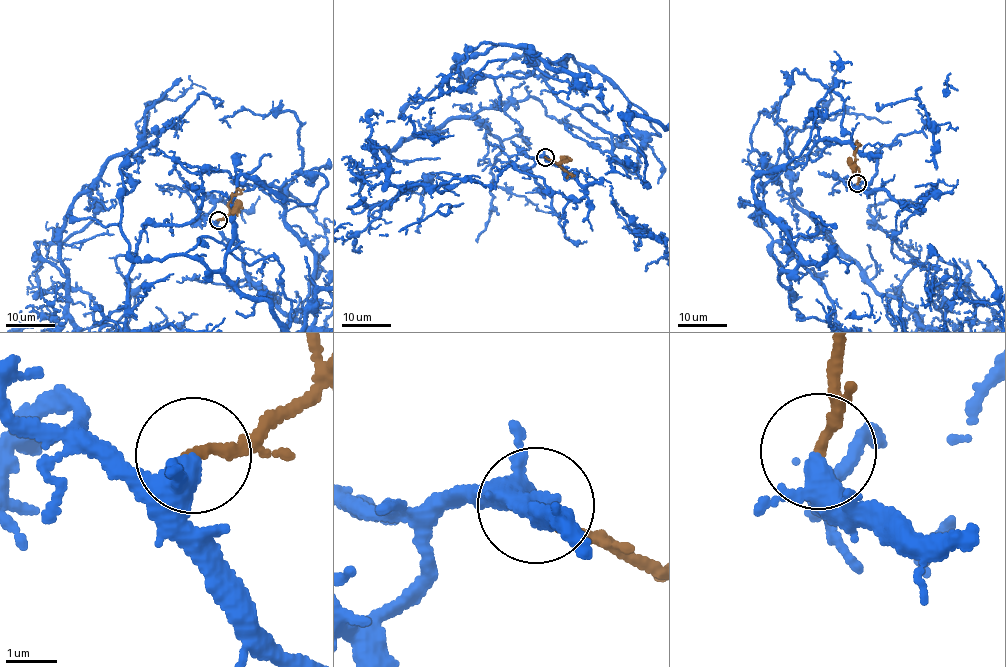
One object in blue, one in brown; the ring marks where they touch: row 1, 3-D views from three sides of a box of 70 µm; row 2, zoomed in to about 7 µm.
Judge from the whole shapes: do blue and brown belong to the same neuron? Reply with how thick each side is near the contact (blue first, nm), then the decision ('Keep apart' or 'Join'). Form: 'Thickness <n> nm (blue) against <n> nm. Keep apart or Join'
Thickness 300 nm (blue) against 220 nm. Join

